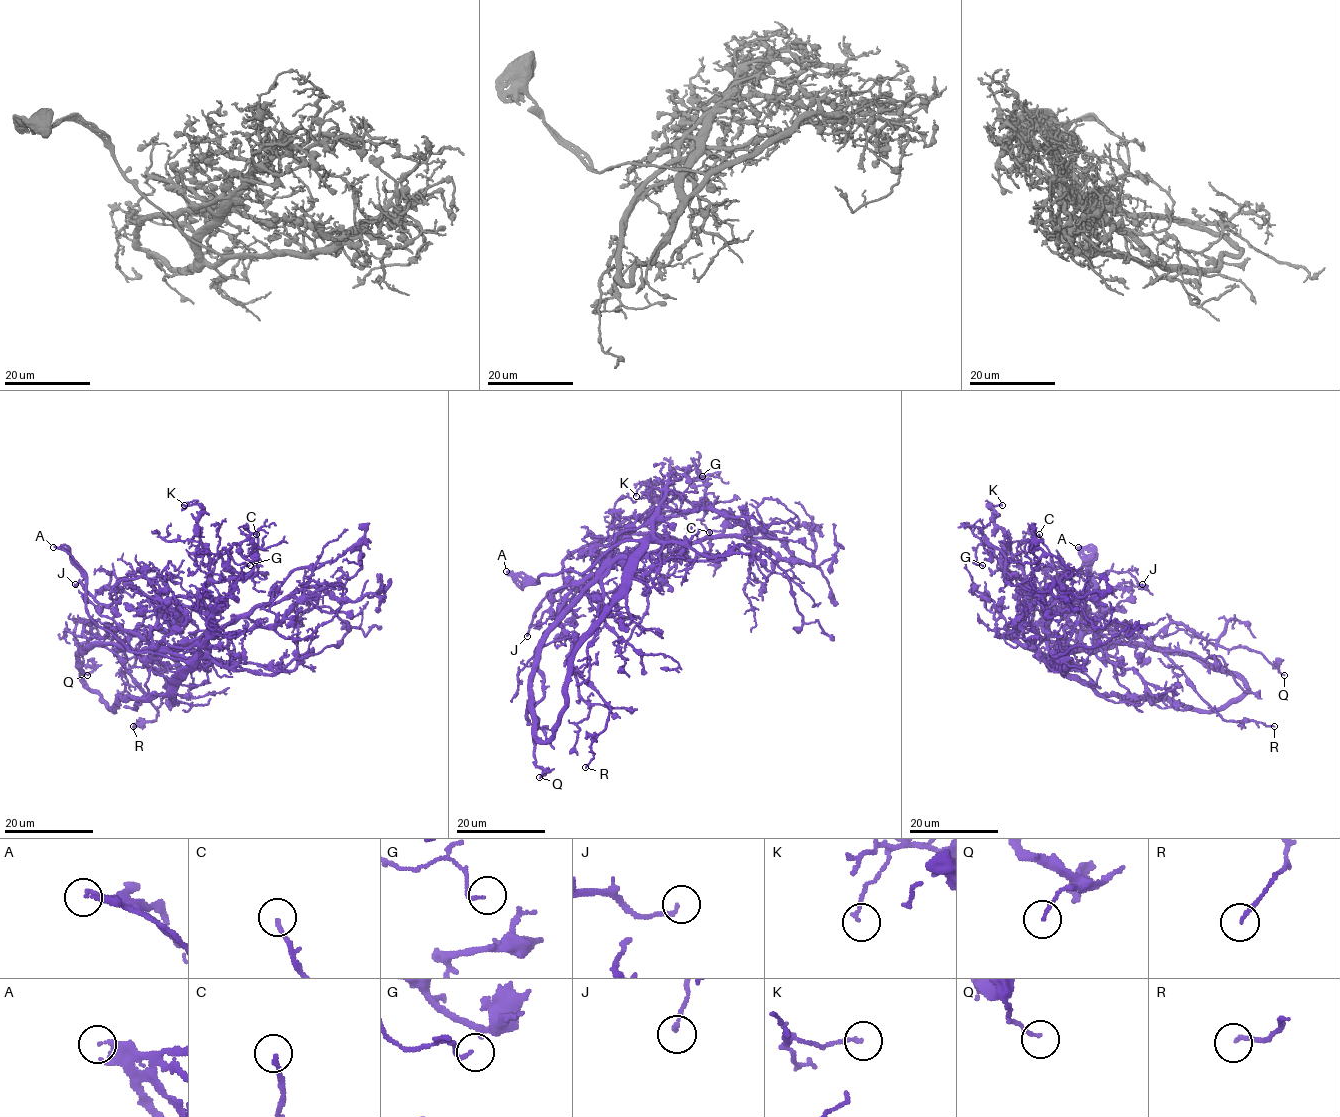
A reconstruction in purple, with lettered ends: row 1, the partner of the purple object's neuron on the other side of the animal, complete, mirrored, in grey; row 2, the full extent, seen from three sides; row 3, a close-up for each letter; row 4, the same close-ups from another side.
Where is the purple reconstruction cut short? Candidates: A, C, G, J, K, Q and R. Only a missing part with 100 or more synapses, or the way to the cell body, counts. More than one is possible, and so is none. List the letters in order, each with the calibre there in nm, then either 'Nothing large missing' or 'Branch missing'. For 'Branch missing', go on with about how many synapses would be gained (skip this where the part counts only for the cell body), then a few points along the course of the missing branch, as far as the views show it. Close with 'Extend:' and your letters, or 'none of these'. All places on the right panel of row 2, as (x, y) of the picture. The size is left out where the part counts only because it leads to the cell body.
A: Thickness 200 nm. Branch missing
C: Thickness 160 nm. Nothing large missing
G: Thickness 120 nm. Nothing large missing
J: Thickness 140 nm. Nothing large missing
K: Thickness 130 nm. Nothing large missing
Q: Thickness 110 nm. Nothing large missing
R: Thickness 130 nm. Nothing large missing
Extend: A

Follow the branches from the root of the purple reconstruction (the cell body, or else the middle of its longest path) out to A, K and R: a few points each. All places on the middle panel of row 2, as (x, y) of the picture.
A: (616, 562), (624, 562), (642, 543), (620, 542), (581, 574), (543, 574), (538, 582), (506, 571)
K: (616, 562), (650, 557), (664, 543), (655, 533), (662, 508), (652, 501), (654, 486), (643, 482), (636, 496)
R: (616, 562), (578, 581), (558, 613), (558, 624), (571, 642), (571, 665), (610, 708), (585, 767)

